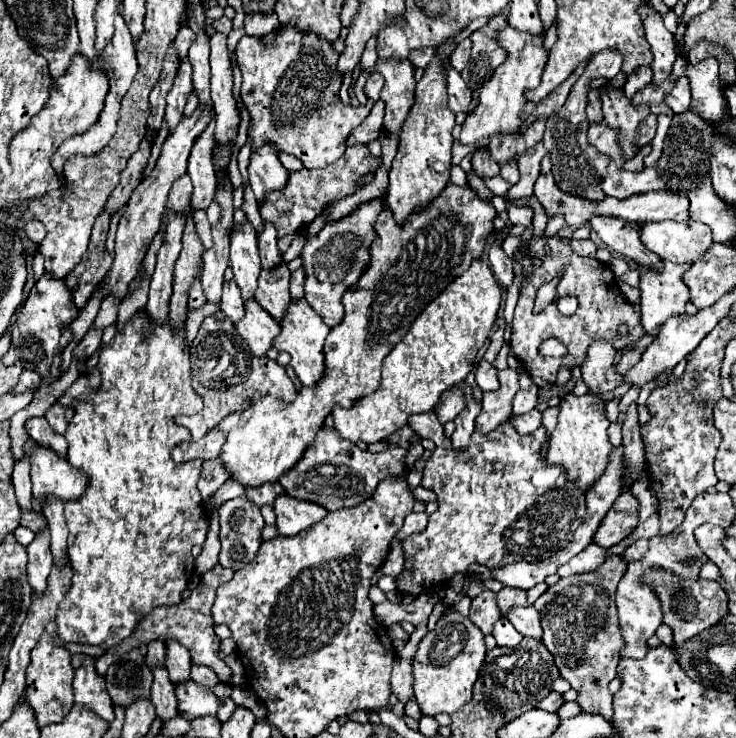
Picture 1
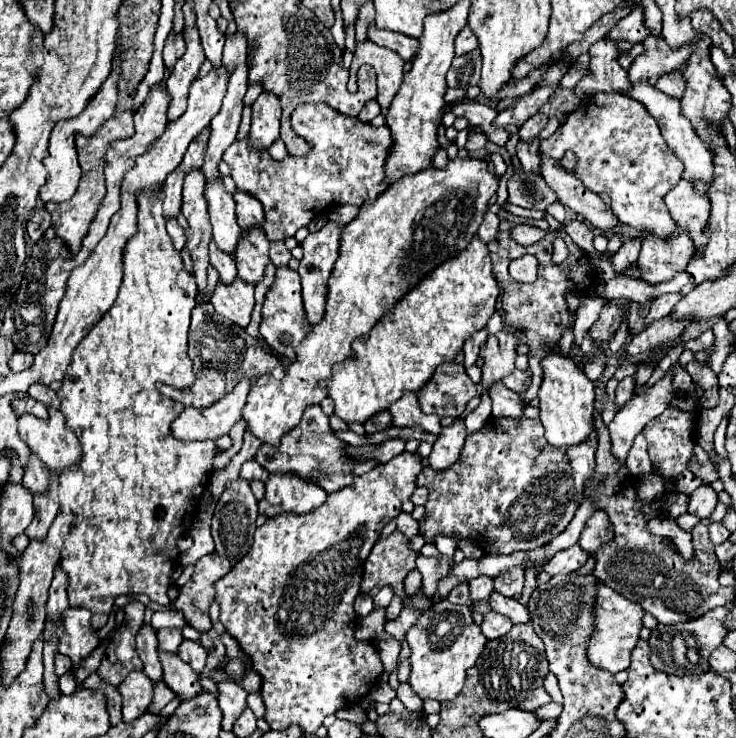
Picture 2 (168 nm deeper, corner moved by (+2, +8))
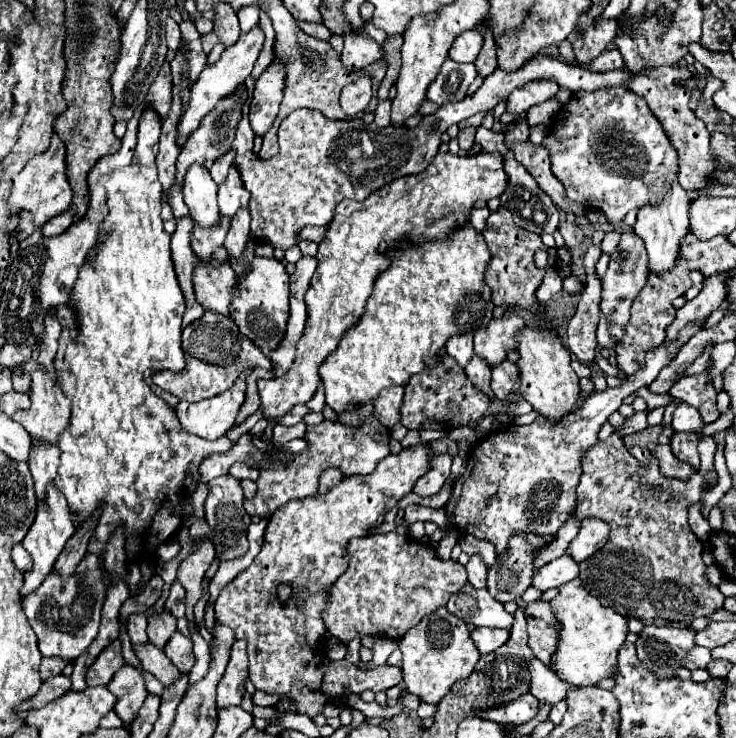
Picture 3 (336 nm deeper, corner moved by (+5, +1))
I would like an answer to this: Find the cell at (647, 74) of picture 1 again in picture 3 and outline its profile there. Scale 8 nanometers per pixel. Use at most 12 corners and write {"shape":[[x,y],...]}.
{"shape":[[618,50],[602,52],[594,62],[580,64],[594,72],[622,70]]}

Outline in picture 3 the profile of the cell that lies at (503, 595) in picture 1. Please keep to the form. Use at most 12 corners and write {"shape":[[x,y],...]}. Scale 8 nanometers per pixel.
{"shape":[[510,536],[506,552],[488,568],[486,588],[502,604],[532,584],[532,556],[552,544],[544,536],[520,550]]}

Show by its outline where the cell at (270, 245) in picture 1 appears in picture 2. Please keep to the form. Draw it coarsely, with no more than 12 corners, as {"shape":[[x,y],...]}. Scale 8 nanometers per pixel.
{"shape":[[237,191],[237,223],[247,233],[263,225],[263,205]]}

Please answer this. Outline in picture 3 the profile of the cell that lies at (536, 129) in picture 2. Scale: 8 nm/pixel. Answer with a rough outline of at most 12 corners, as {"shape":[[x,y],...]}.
{"shape":[[556,98],[532,106],[528,124],[550,124],[560,110]]}

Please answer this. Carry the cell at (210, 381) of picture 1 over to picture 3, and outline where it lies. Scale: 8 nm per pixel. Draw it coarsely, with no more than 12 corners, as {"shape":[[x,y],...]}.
{"shape":[[232,318],[182,330],[184,372],[152,382],[188,402],[218,396],[272,362]]}

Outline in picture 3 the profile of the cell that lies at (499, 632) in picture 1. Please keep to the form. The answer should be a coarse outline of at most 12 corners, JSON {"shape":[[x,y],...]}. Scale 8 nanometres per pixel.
{"shape":[[476,628],[472,632],[480,654],[506,644],[504,628]]}

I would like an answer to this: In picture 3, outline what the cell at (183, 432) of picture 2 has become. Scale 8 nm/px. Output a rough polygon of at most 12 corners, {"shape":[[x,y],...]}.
{"shape":[[242,372],[216,398],[180,402],[176,416],[206,440],[224,436],[246,394]]}

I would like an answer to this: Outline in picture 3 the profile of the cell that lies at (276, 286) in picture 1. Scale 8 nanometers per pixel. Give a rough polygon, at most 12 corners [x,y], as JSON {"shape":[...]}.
{"shape":[[240,208],[224,240],[228,254],[240,256],[250,234],[250,212]]}

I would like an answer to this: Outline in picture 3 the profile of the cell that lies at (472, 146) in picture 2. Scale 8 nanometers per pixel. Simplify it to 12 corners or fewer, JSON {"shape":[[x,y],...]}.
{"shape":[[466,126],[458,134],[462,150],[470,150],[474,144],[474,126]]}

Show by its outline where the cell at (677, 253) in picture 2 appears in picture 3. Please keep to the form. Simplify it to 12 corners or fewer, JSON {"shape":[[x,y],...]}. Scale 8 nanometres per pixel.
{"shape":[[672,180],[660,204],[638,210],[652,272],[678,260],[688,234],[688,192]]}

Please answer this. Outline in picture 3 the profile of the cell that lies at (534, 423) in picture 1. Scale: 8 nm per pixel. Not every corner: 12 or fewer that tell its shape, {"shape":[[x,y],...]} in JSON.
{"shape":[[480,356],[464,366],[476,388],[494,398],[490,388],[490,364]]}

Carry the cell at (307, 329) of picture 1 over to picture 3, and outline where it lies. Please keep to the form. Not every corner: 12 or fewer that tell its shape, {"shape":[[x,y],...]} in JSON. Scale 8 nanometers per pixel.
{"shape":[[254,258],[232,320],[274,350],[288,322],[288,272]]}

